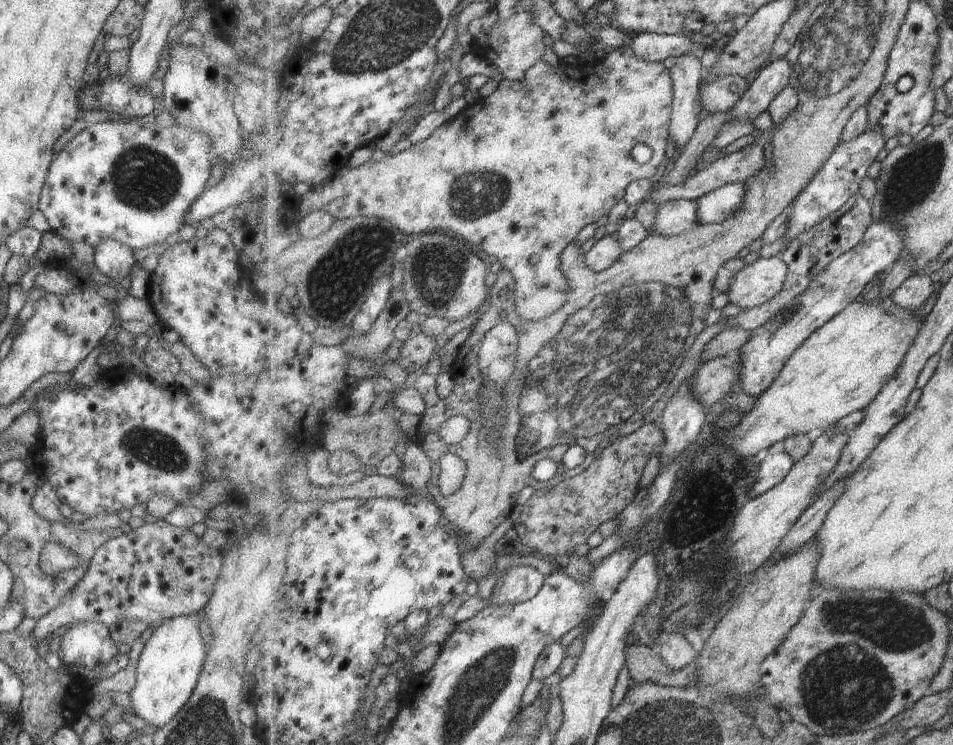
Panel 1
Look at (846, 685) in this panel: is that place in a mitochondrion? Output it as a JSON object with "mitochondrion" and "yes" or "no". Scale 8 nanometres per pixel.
{"mitochondrion":"yes"}

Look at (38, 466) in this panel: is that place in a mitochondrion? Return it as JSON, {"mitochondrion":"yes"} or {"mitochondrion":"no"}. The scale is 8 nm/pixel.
{"mitochondrion":"no"}

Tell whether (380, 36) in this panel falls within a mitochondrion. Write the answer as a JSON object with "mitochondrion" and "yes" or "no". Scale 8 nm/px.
{"mitochondrion":"yes"}

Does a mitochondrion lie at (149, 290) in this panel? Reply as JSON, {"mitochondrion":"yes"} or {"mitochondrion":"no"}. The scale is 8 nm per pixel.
{"mitochondrion":"no"}

